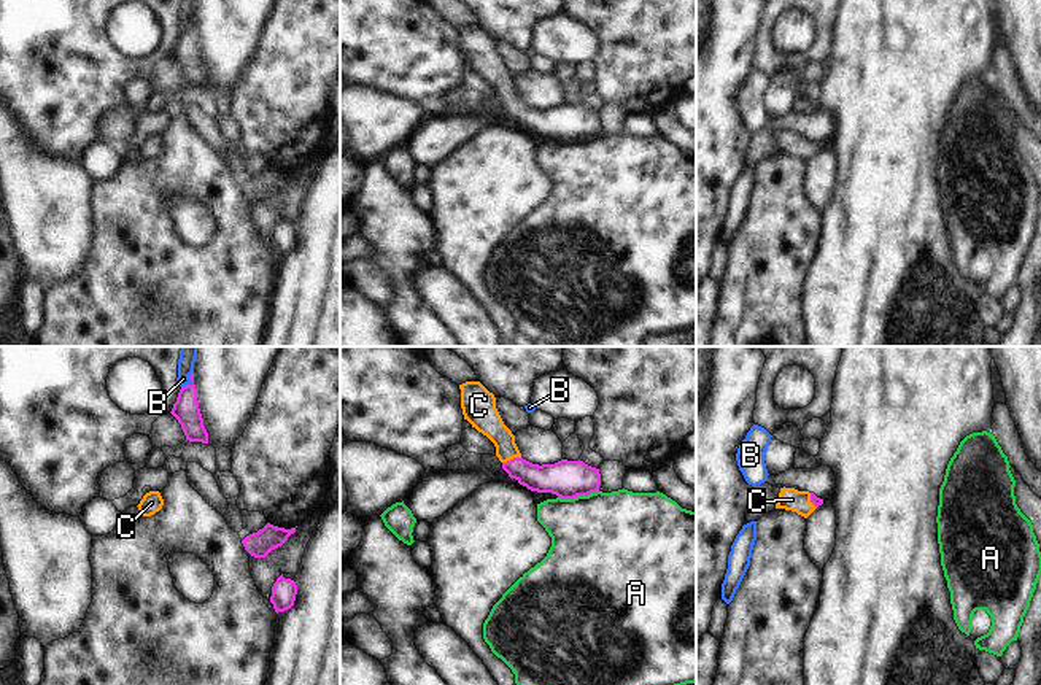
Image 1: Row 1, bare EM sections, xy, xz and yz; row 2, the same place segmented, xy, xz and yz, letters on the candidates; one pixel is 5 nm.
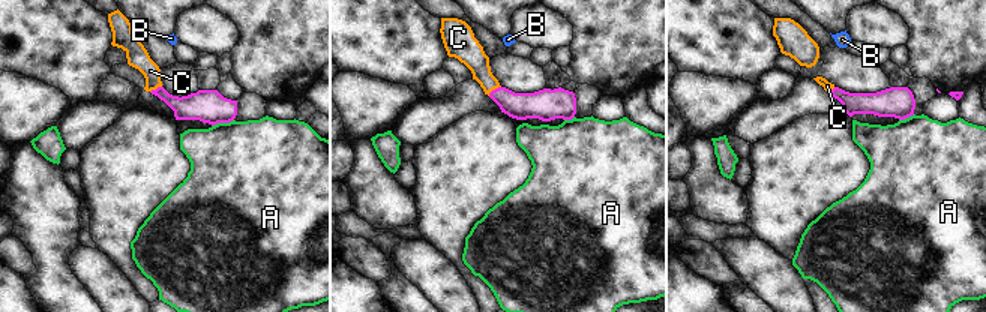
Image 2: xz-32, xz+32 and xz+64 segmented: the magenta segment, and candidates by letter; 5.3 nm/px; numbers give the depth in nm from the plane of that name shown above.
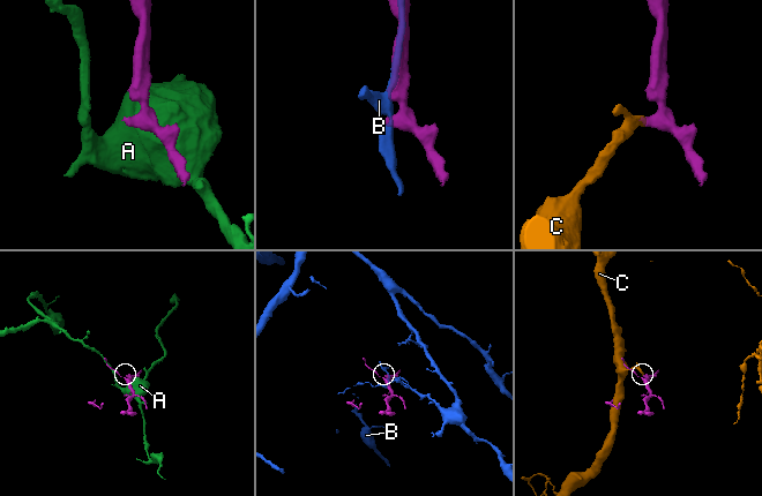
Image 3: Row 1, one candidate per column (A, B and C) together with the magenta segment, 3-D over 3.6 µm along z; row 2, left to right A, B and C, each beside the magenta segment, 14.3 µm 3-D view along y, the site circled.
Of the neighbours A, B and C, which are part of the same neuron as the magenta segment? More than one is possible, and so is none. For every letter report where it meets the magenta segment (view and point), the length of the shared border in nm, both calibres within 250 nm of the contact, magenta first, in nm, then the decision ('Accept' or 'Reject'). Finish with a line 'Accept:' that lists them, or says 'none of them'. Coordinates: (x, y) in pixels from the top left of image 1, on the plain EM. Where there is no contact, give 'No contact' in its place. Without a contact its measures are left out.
A: Touches magenta at xz (577, 139). Shared border 220 nm. Thickness 190 nm (magenta) against 460 nm. Reject
B: Touches magenta at xy (191, 24). Shared border 110 nm. Thickness 130 nm (magenta) against 80 nm. Reject
C: Touches magenta at xz (510, 104). Shared border 100 nm. Thickness 150 nm (magenta) against 150 nm. Accept
Accept: C

